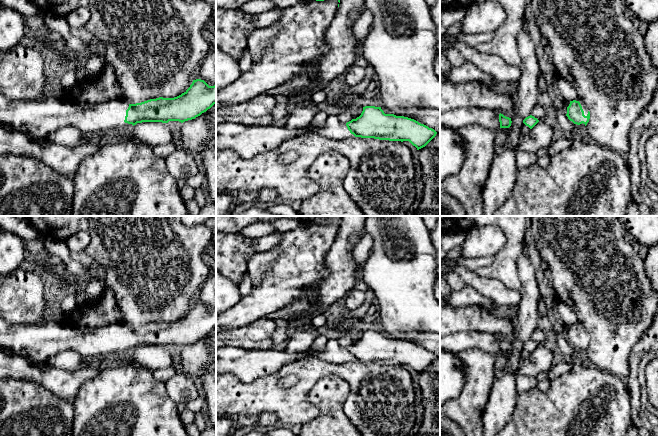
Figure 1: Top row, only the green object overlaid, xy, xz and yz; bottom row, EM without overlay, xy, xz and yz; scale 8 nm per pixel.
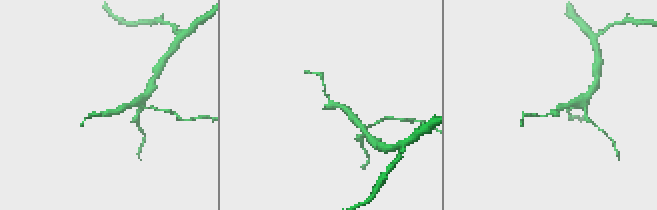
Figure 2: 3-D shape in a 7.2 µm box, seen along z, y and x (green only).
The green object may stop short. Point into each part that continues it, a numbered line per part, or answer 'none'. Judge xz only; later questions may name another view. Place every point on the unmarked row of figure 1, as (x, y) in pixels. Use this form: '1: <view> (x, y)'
1: xz (246, 365)

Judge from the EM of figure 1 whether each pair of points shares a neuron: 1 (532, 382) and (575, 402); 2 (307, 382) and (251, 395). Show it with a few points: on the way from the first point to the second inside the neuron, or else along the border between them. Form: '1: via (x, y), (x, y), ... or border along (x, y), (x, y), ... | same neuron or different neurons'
1: border along (536, 386), (518, 394) | different neurons
2: via (293, 395), (265, 395) | same neuron

